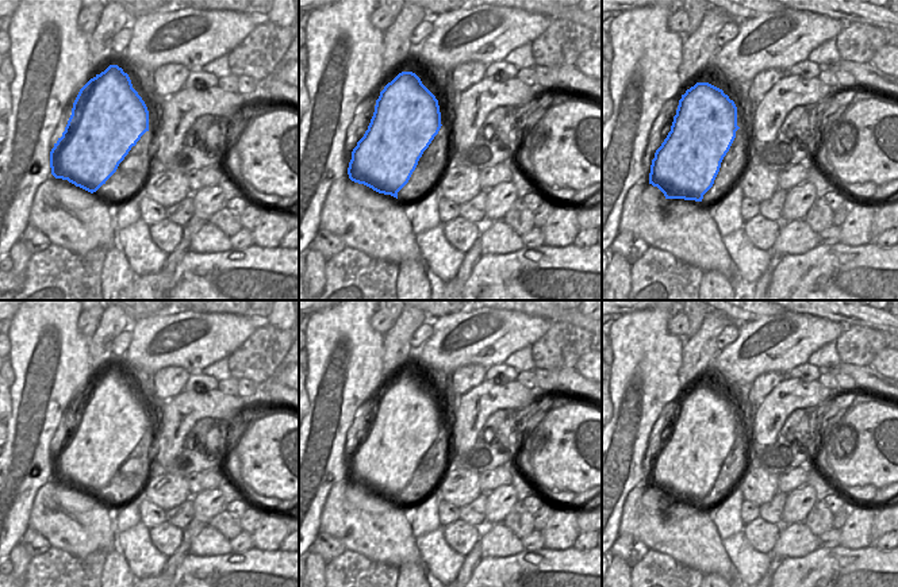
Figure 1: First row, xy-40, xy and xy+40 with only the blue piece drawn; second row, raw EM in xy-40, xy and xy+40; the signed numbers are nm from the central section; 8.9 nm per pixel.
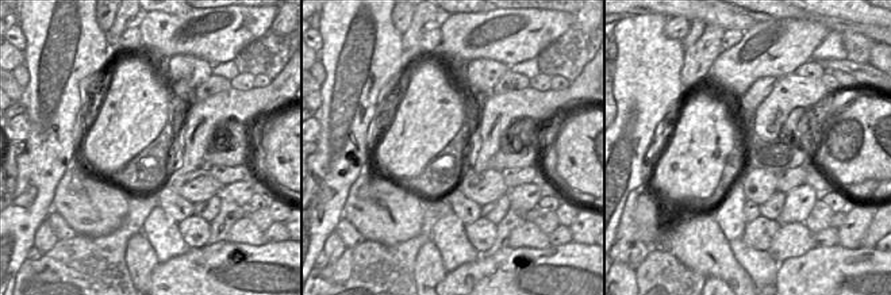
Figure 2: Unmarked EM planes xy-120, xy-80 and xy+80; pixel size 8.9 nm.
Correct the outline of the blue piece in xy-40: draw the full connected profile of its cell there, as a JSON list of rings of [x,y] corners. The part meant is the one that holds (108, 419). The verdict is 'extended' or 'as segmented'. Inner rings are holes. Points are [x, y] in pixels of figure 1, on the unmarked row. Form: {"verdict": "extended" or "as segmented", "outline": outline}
{"verdict": "as segmented", "outline": [[[118,368],[91,381],[78,395],[62,440],[50,454],[51,477],[91,496],[116,475],[133,449],[149,434],[149,414]]]}

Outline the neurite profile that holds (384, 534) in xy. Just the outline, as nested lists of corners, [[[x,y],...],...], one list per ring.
[[[348,480],[331,487],[321,513],[319,533],[337,538],[346,550],[396,568],[421,563],[408,510],[399,504],[352,504],[346,492],[356,488]]]

